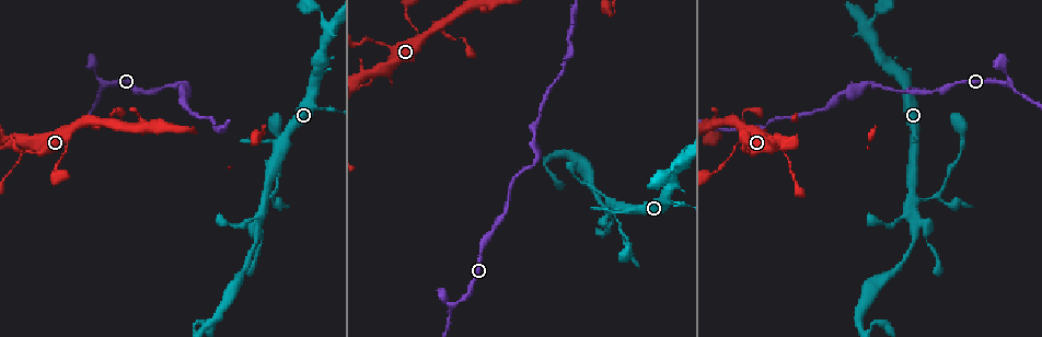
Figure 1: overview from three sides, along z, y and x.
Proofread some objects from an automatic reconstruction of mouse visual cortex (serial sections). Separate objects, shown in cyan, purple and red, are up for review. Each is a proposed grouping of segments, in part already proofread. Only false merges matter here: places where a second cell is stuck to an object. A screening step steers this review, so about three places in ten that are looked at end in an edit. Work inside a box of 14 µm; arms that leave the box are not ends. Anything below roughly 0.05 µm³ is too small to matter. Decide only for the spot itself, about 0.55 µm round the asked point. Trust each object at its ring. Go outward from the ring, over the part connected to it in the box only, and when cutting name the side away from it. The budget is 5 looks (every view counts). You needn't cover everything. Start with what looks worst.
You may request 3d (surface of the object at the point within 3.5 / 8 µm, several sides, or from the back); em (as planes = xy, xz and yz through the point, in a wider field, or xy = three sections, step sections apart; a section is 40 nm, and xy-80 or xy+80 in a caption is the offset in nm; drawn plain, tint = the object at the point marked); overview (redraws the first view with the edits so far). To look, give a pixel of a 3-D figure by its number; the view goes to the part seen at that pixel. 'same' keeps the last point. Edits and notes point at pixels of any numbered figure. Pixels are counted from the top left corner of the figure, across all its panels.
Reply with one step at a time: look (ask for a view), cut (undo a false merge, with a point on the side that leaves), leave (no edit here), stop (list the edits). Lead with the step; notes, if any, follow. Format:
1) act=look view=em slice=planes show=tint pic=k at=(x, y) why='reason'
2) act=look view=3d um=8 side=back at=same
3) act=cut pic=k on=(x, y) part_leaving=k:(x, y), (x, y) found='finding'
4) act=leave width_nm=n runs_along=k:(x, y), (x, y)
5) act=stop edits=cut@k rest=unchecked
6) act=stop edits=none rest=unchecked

act=look view=3d um=3.5 pic=1 at=(1008, 83) why='sharp bend'

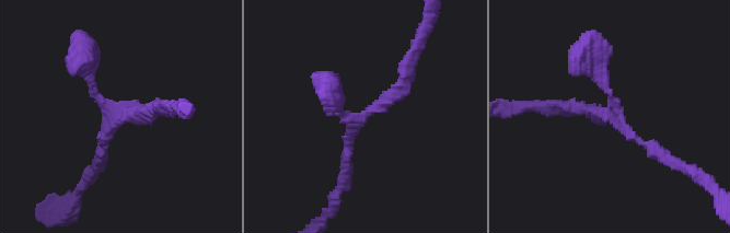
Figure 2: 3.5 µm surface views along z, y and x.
act=look view=em slice=planes show=tint pic=2 at=(616, 120)

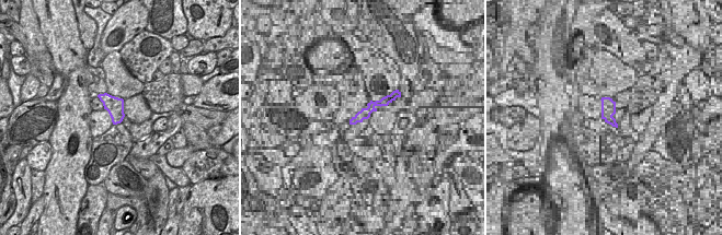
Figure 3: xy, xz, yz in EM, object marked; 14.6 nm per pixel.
act=leave arm_widths_nm=150,150,200 runs_along=2:(165, 108), (118, 118), (95, 94), (88, 61) found='all the same cell'

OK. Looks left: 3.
act=look view=3d um=8 pic=1 at=(742, 120) why='a narrow waist'

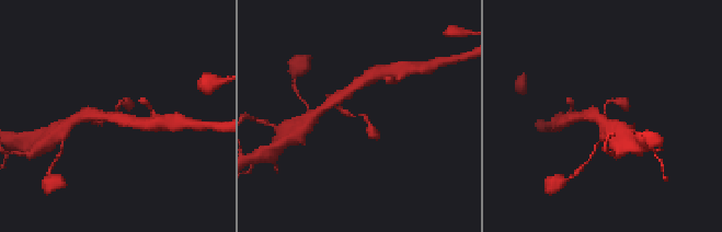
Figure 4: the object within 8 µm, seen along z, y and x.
act=look view=3d um=3.5 pic=4 at=(115, 109)

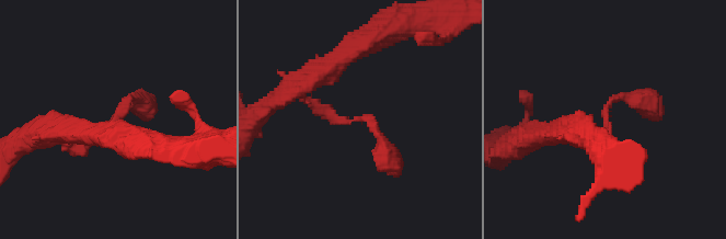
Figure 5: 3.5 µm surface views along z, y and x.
act=look view=em slice=planes show=tint pic=5 at=(606, 119)

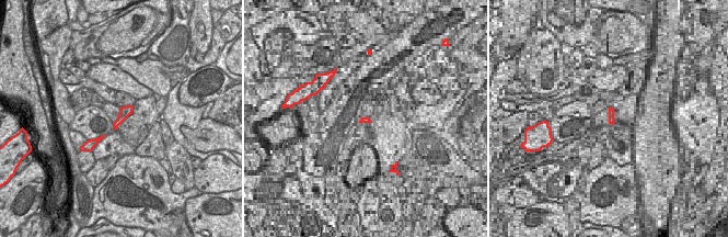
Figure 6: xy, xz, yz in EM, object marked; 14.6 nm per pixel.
act=leave runs_along=5:(292, 89), (336, 120), (367, 120), (390, 162) found='one cell here'

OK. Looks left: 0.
act=stop edits=none rest=unchecked

